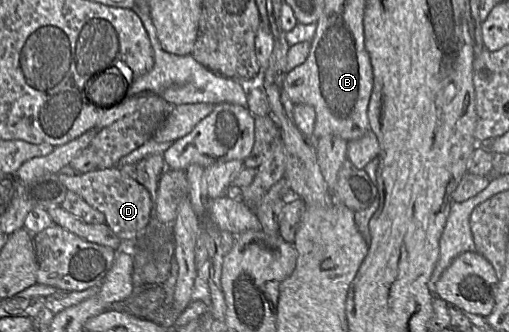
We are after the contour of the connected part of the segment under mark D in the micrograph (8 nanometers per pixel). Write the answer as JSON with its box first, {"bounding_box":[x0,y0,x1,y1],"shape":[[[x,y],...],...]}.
{"bounding_box":[57,167,154,242],"shape":[[[118,167],[107,169],[96,169],[83,174],[66,175],[61,172],[57,173],[61,183],[68,191],[74,192],[82,197],[90,206],[99,210],[105,215],[105,224],[113,231],[113,233],[124,242],[134,242],[139,239],[146,231],[152,217],[154,204],[148,190],[132,179],[126,173],[119,170]]]}

